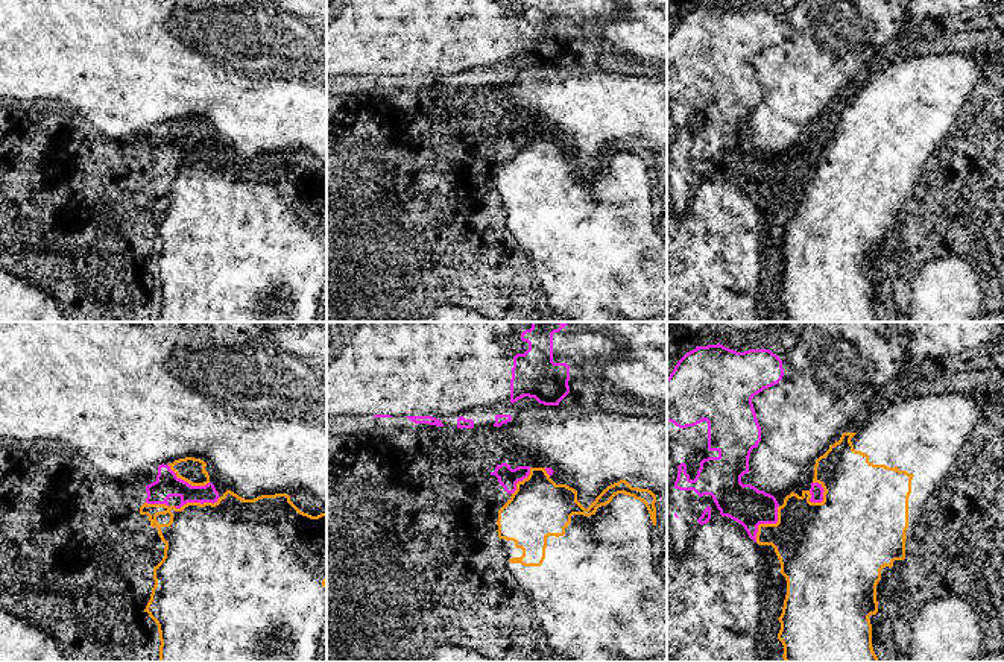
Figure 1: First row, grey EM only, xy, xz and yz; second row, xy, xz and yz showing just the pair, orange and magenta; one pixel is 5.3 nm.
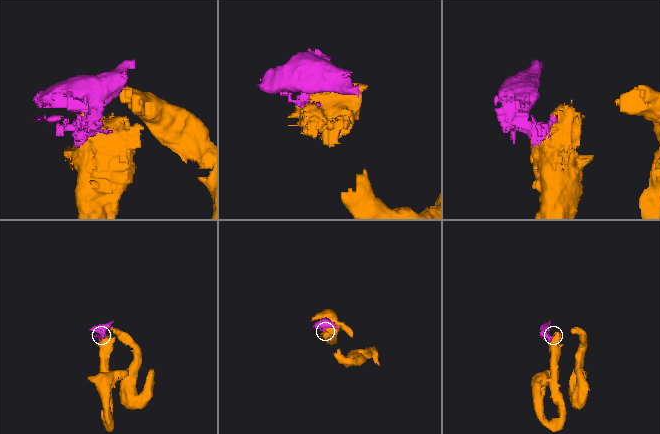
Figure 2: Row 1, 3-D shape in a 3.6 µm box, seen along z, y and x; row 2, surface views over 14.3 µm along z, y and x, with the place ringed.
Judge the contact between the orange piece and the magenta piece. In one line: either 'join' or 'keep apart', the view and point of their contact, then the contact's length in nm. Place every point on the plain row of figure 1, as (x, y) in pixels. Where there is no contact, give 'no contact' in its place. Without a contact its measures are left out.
keep apart; contact yz (767, 184); length 240 nm

